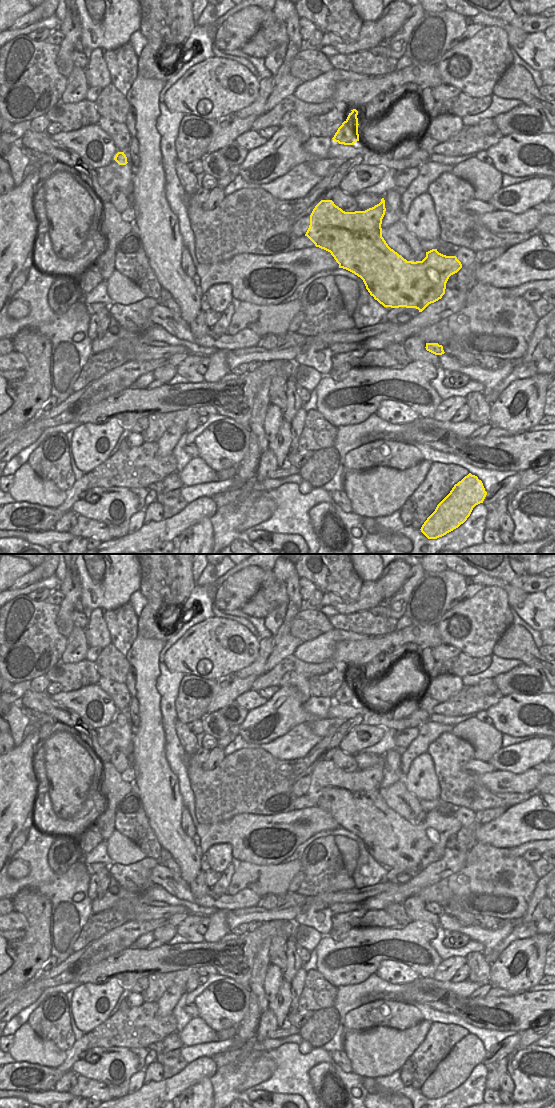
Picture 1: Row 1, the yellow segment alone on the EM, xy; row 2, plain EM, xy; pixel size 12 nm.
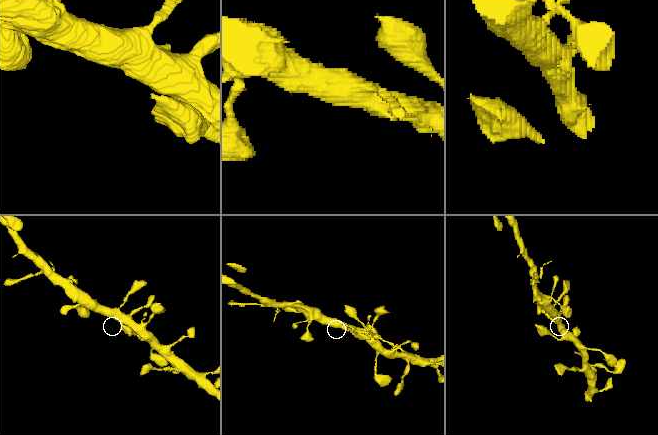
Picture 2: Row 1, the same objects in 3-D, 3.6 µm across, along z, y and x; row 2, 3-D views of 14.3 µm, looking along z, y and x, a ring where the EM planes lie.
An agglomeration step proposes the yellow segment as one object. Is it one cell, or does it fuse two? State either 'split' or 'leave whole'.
leave whole

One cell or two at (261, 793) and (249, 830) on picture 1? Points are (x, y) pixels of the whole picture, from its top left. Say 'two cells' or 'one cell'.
two cells

